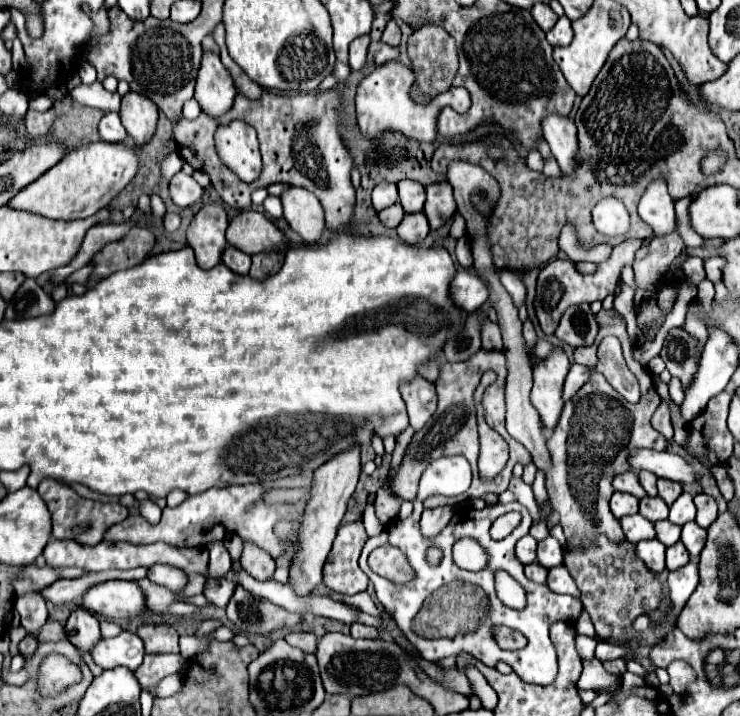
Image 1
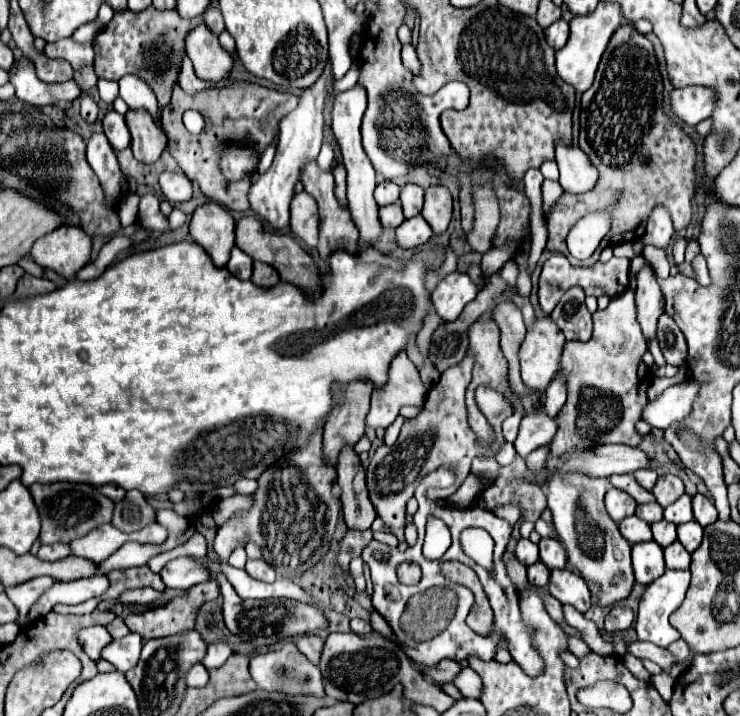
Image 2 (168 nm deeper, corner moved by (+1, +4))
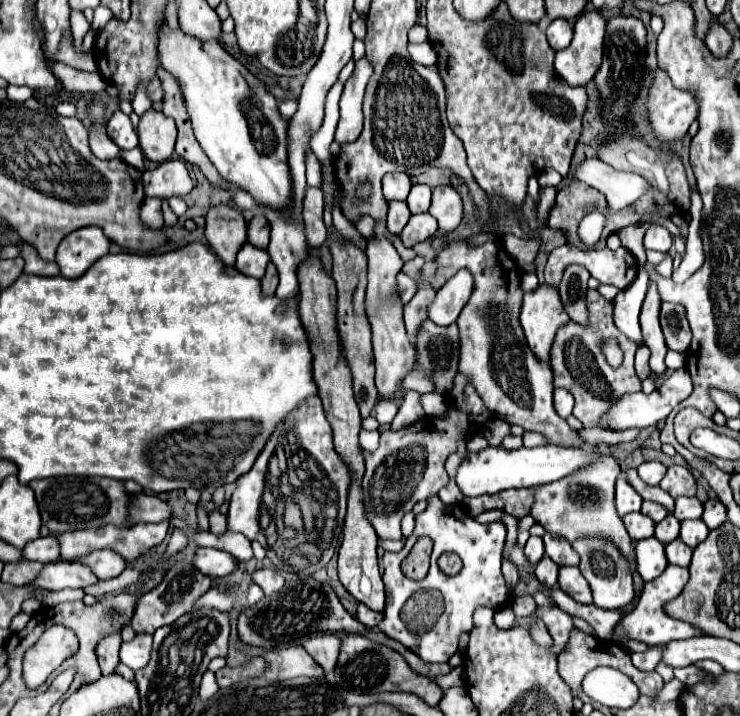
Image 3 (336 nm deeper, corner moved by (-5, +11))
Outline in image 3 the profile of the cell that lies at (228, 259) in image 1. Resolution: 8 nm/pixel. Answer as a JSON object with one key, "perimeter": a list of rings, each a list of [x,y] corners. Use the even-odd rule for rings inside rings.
{"perimeter":[[[243,244],[243,248],[239,250],[237,254],[237,262],[235,262],[235,268],[247,276],[253,276],[253,278],[261,278],[263,272],[265,272],[265,266],[269,262],[269,254],[265,250],[259,250],[255,248],[253,244]]]}

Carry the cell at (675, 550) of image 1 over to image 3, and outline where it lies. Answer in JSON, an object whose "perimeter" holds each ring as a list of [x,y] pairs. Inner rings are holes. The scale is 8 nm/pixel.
{"perimeter":[[[681,538],[669,542],[669,544],[665,546],[665,552],[667,552],[669,564],[677,564],[677,566],[689,566],[691,554],[693,554],[693,550],[691,550]]]}

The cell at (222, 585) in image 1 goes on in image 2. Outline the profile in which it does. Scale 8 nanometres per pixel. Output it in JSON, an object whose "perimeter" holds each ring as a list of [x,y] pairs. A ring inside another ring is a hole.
{"perimeter":[[[209,579],[209,581],[205,581],[205,583],[199,583],[199,585],[191,587],[185,595],[173,597],[171,601],[167,601],[167,603],[161,605],[161,607],[149,609],[149,611],[145,611],[145,613],[127,615],[127,617],[125,617],[125,625],[129,627],[129,631],[139,633],[145,641],[155,639],[155,637],[167,637],[167,635],[183,633],[183,631],[189,631],[189,629],[195,627],[195,619],[197,619],[199,609],[203,607],[203,603],[213,601],[213,599],[217,599],[217,597],[219,597],[219,587],[217,587],[215,579]]]}

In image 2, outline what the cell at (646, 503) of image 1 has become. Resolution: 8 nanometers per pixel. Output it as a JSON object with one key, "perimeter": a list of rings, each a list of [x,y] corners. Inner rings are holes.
{"perimeter":[[[645,503],[645,505],[637,505],[635,511],[637,517],[641,517],[645,523],[657,523],[663,519],[663,507],[659,503]]]}

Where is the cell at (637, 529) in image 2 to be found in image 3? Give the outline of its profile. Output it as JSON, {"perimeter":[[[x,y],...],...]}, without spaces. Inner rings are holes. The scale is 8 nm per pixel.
{"perimeter":[[[631,512],[631,514],[623,516],[623,522],[625,522],[625,528],[627,528],[631,540],[635,540],[635,542],[653,536],[655,522],[651,518],[647,518],[645,514],[641,514],[641,512]]]}

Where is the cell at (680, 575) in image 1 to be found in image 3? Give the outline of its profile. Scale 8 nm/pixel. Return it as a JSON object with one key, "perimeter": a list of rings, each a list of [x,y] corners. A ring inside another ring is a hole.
{"perimeter":[[[667,566],[665,572],[663,572],[659,578],[647,582],[645,588],[643,588],[643,592],[641,592],[641,596],[639,596],[637,608],[619,622],[619,624],[625,628],[627,636],[633,638],[633,640],[645,642],[645,644],[649,644],[649,646],[657,646],[657,644],[667,644],[667,642],[671,642],[671,640],[681,640],[681,638],[691,638],[691,636],[701,634],[701,632],[699,632],[697,628],[693,628],[691,624],[669,618],[669,616],[665,614],[665,610],[663,610],[663,604],[665,604],[667,600],[673,600],[673,598],[677,596],[677,592],[681,592],[681,590],[685,588],[687,582],[689,582],[689,570],[687,570],[687,568],[681,568],[681,566]]]}

